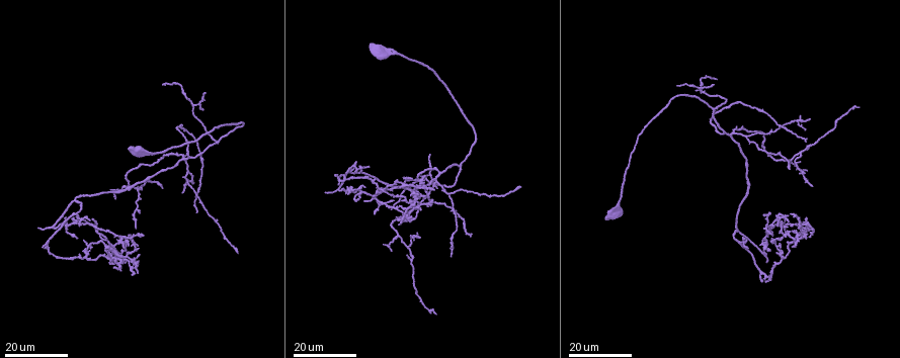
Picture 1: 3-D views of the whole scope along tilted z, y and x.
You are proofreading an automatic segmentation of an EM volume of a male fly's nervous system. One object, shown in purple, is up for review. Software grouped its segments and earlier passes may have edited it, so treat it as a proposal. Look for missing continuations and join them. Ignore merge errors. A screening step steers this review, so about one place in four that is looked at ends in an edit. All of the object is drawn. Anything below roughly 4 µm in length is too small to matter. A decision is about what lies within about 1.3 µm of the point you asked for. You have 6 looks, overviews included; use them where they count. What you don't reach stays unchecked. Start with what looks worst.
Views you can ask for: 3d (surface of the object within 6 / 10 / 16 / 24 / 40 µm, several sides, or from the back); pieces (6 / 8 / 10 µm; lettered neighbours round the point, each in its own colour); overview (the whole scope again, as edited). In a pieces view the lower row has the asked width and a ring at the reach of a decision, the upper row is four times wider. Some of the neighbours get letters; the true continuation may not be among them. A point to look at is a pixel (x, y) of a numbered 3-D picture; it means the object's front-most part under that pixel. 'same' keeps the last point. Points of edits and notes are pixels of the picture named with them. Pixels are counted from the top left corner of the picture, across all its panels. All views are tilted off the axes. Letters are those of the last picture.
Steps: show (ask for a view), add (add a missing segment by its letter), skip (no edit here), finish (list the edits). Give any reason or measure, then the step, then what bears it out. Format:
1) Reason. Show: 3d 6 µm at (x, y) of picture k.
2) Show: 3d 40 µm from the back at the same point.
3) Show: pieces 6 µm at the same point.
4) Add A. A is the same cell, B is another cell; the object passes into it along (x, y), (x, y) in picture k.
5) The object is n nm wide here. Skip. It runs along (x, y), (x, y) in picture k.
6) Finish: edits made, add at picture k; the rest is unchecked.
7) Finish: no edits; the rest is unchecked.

Thin end. Show: 3d 24 µm at (327, 192) of picture 1.

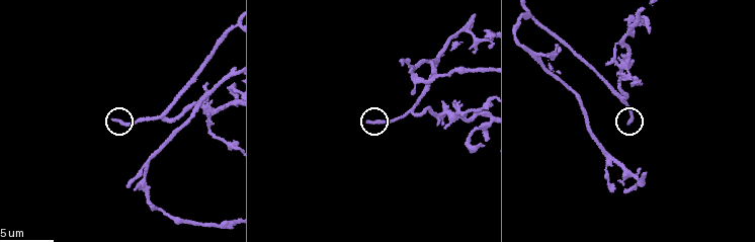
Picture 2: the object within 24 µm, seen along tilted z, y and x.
What lies round it. Show: pieces 6 µm at (367, 122) of picture 2.

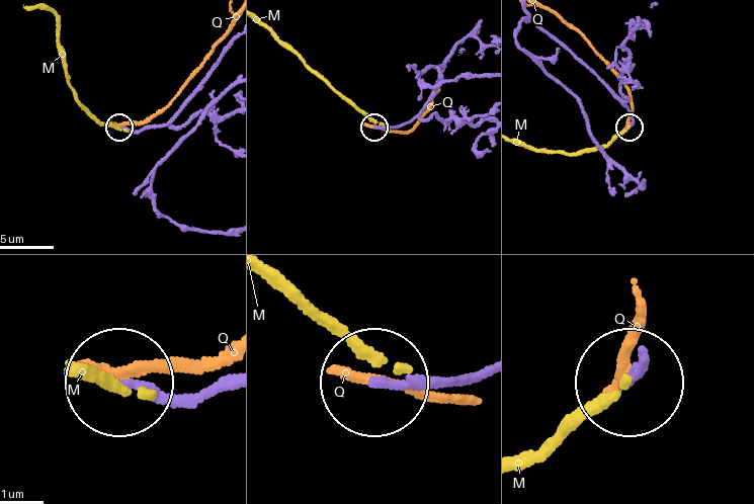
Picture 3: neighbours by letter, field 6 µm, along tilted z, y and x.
The object is 170 nm wide here. Skip. M and Q are other cells; it runs along (483, 369), (382, 383) in picture 3; no lettered segment goes on from it.

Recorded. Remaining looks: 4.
An open end. Show: 3d 16 µm at (196, 213) of picture 1.

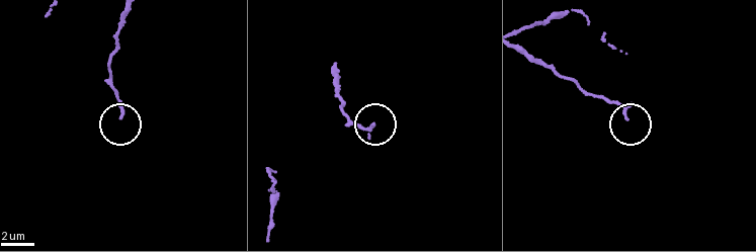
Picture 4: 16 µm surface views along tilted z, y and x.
Show: pieces 10 µm at (625, 119) of picture 4.

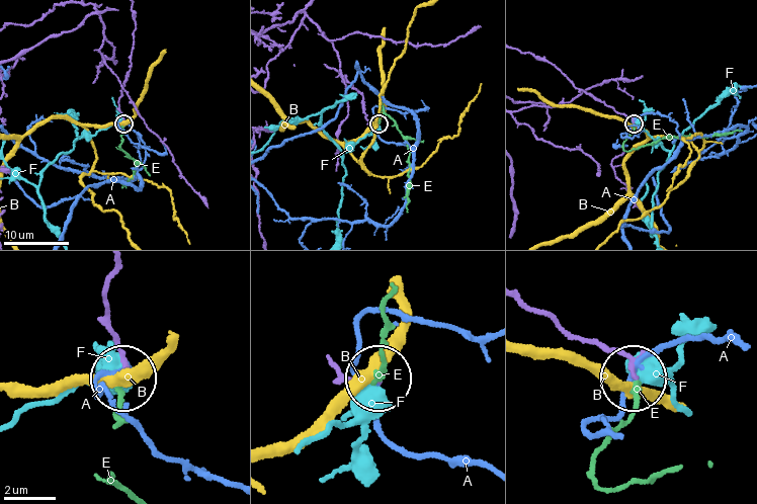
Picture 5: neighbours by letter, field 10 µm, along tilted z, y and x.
Add E. E is the same cell, A, B and F are other cells; the object passes into it along (576, 335), (633, 379), (627, 421), (591, 471), (604, 487) in picture 5; it goes on there.

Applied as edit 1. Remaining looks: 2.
Thin end. Show: 3d 16 µm at (123, 248) of picture 1.

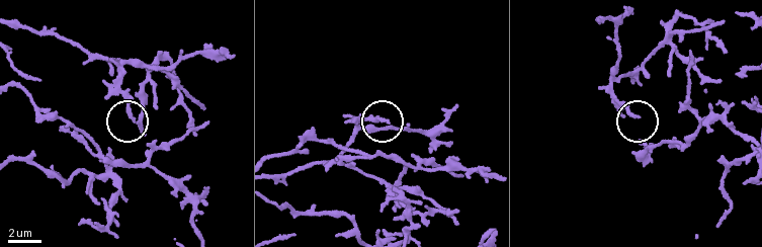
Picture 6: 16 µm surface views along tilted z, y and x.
Show: pieces 10 µm at (636, 117) of picture 6.

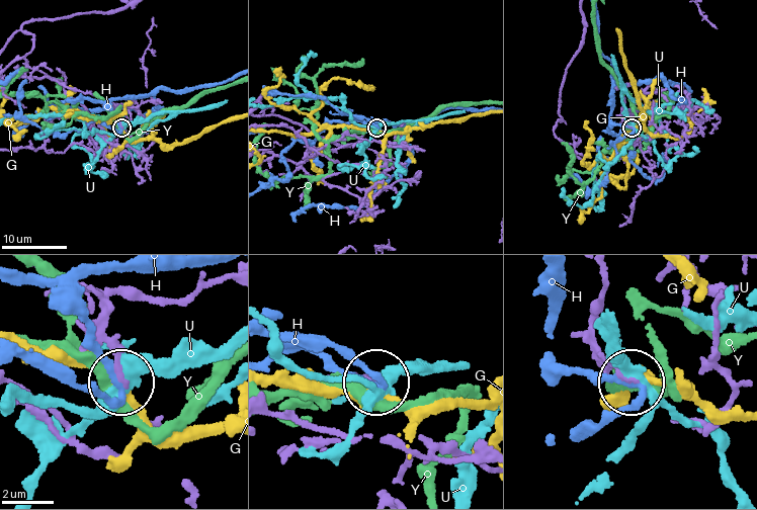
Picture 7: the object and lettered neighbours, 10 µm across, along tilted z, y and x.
Skip. G, H, U and Y are other cells; no lettered segment goes on from it.

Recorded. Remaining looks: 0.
Finish: edits made, add at picture 5; the rest is unchecked.

